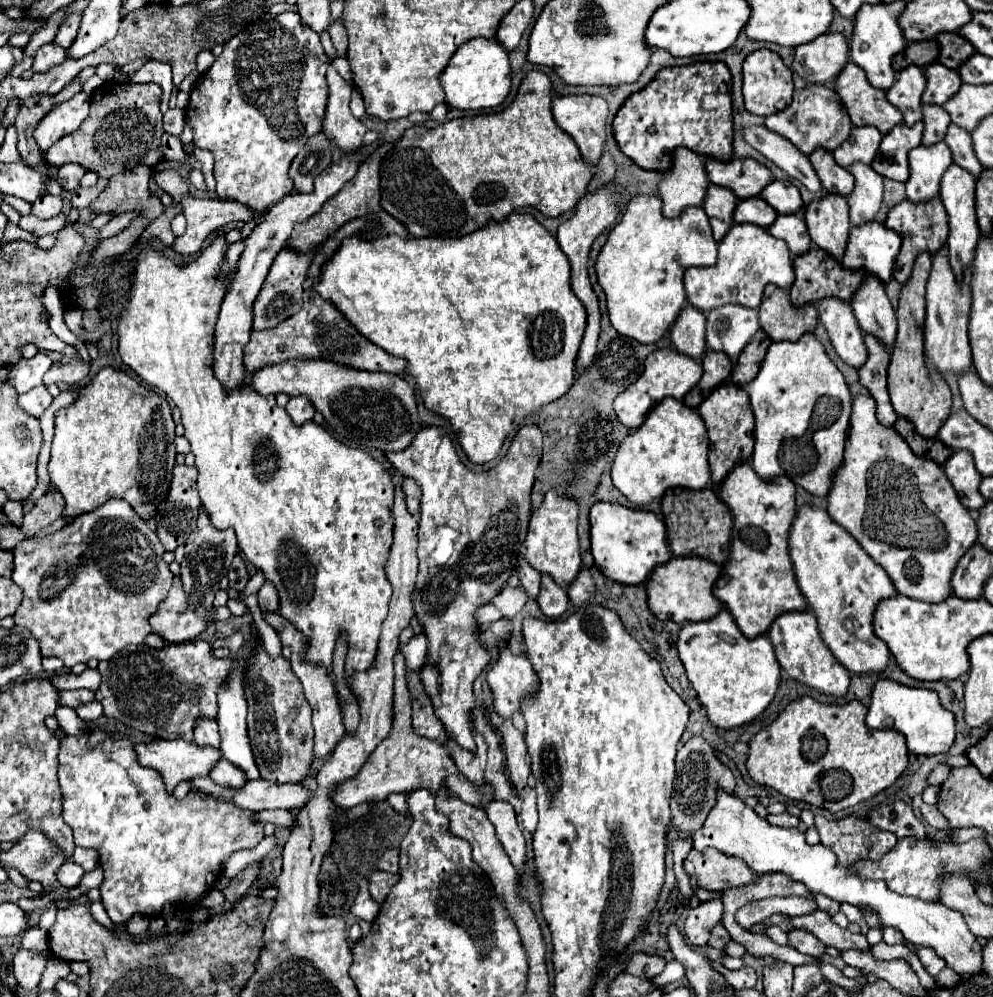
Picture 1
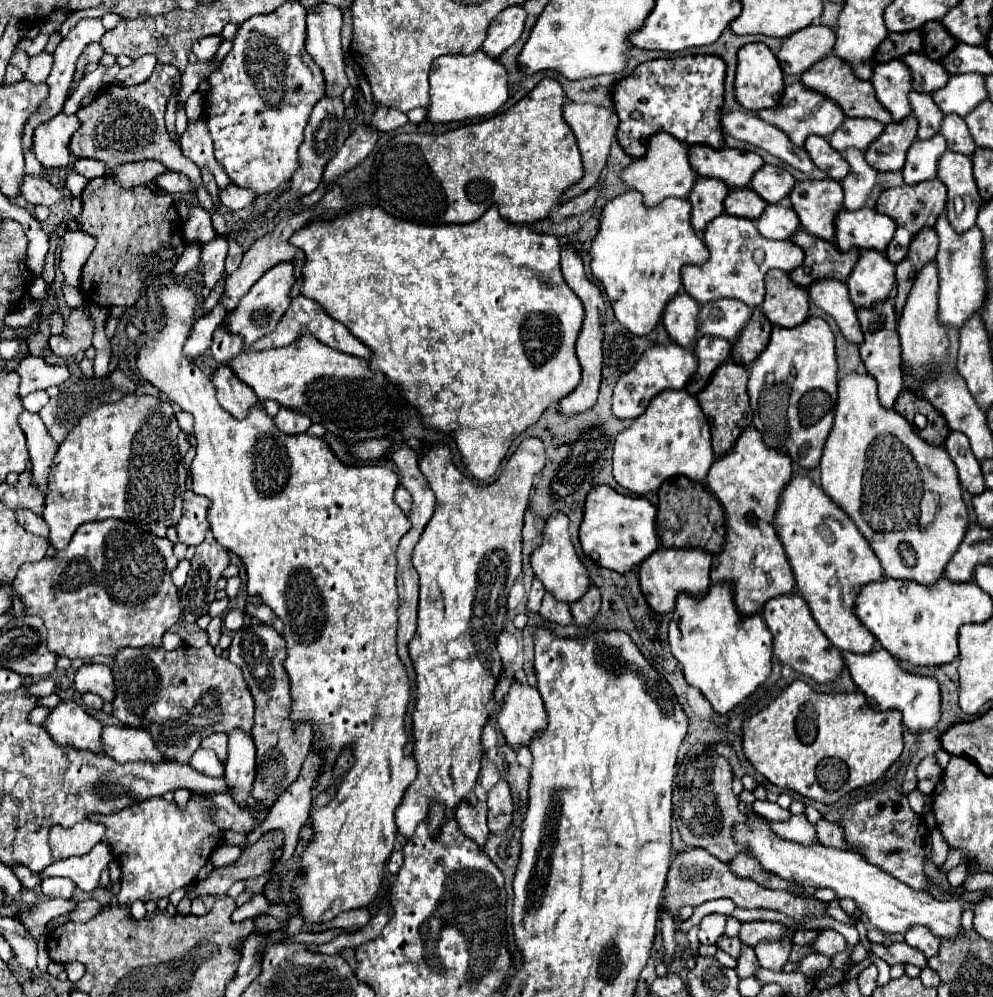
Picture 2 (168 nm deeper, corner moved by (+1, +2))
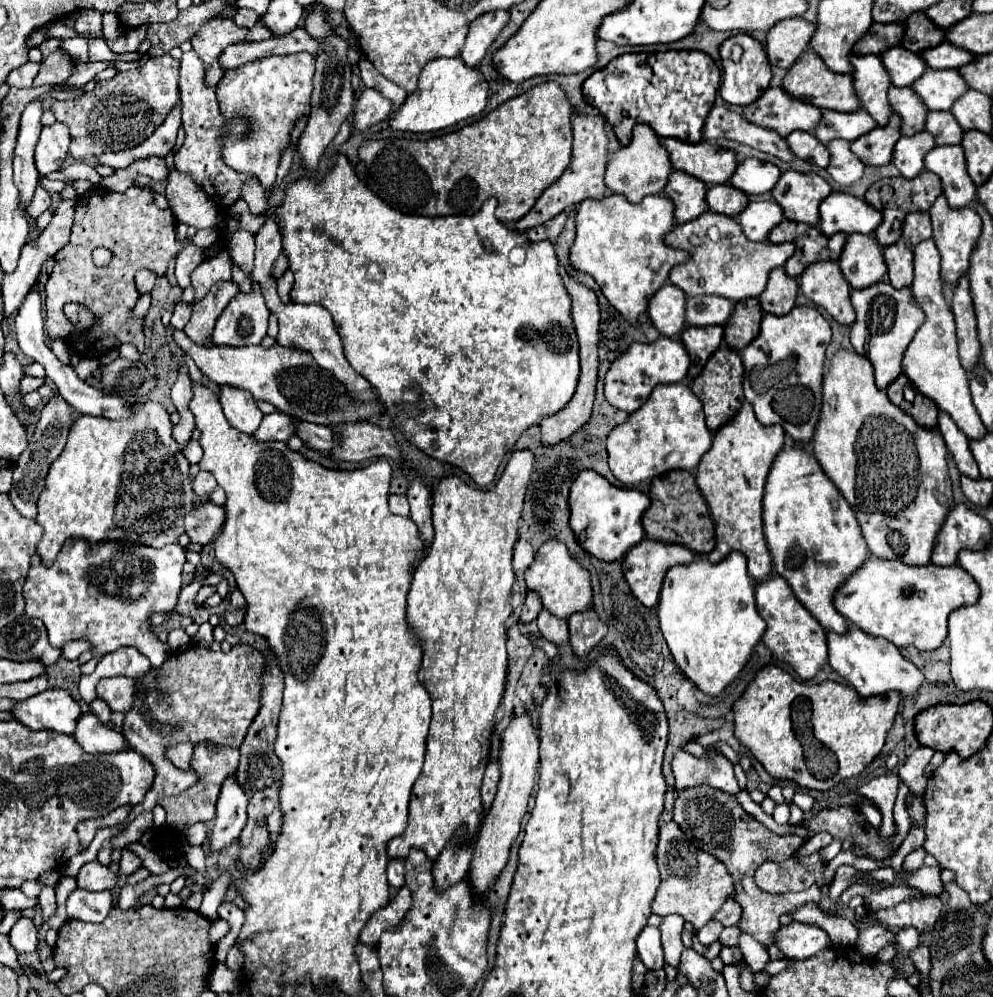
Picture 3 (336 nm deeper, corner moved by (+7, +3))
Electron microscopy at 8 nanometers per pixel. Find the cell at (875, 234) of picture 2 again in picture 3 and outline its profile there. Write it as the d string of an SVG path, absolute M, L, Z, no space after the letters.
M831 193L821 203L819 213L821 213L819 229L827 237L835 233L871 235L883 219L883 215L869 207L869 203L847 193Z

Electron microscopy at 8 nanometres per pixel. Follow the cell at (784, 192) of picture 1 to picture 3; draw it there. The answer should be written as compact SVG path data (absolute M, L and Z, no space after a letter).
M745 159L743 163L739 163L729 183L747 195L761 195L769 193L779 181L779 177L781 169L777 165L759 159Z

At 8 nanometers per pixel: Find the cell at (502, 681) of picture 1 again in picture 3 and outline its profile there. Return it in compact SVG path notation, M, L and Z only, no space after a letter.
M513 713L507 729L501 733L501 749L499 749L499 767L501 767L501 781L495 795L495 801L489 809L489 815L485 815L481 831L473 845L473 861L469 867L471 879L475 883L475 891L487 891L491 881L501 873L501 869L507 863L509 849L519 833L521 817L527 809L529 793L535 785L539 765L539 737L531 721L531 713Z

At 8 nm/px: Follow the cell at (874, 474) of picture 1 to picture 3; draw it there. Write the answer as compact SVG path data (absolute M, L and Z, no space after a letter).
M839 351L831 359L823 381L823 407L813 445L821 469L855 511L871 555L899 559L905 565L929 565L937 535L947 513L955 505L947 467L947 447L939 431L919 427L887 399L885 391L875 387L873 367L867 357L855 351Z

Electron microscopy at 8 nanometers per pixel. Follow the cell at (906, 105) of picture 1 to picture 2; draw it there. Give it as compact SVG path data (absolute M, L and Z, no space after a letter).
M889 60L889 64L875 64L871 84L875 88L877 100L887 112L891 112L895 122L901 122L911 114L911 104L907 100L911 92L911 72L901 60Z

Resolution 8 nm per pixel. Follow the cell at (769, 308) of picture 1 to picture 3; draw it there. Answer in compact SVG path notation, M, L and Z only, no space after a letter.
M777 267L769 273L769 281L765 291L759 295L759 303L763 307L765 313L773 313L773 315L787 315L793 307L795 307L795 299L797 299L797 281L791 279L783 267Z

